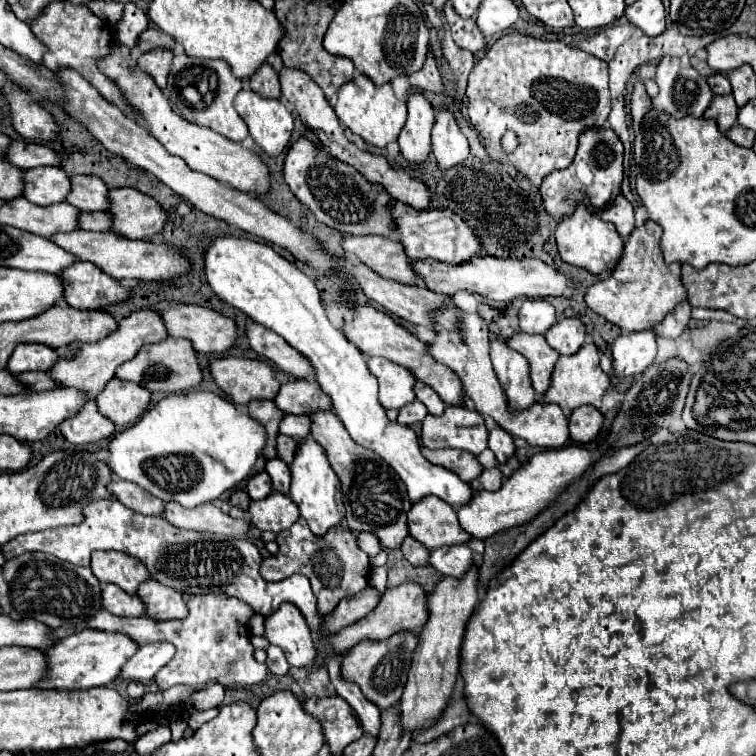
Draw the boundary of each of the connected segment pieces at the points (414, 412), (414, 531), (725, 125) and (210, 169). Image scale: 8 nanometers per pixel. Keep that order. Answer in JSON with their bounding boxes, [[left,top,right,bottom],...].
[[397,401,427,425],[407,497,473,551],[703,95,739,133],[97,43,269,195]]

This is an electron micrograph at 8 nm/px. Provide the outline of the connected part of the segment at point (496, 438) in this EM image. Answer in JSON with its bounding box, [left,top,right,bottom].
[489,427,515,463]

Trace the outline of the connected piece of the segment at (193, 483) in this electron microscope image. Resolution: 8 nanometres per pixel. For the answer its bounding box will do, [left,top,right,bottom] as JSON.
[107,391,267,507]

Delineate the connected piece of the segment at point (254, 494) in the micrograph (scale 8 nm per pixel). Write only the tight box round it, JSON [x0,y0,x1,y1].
[247,471,271,501]

